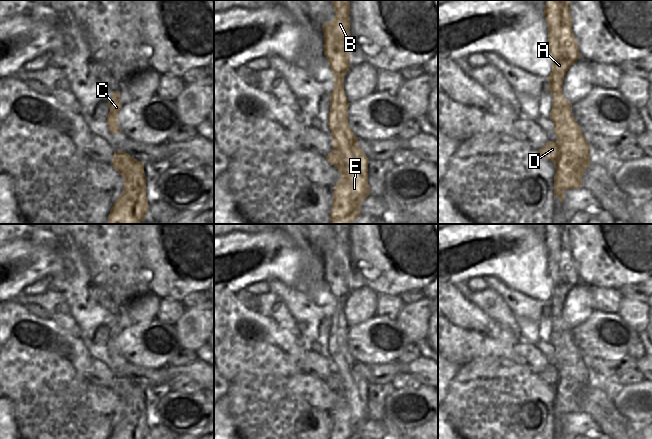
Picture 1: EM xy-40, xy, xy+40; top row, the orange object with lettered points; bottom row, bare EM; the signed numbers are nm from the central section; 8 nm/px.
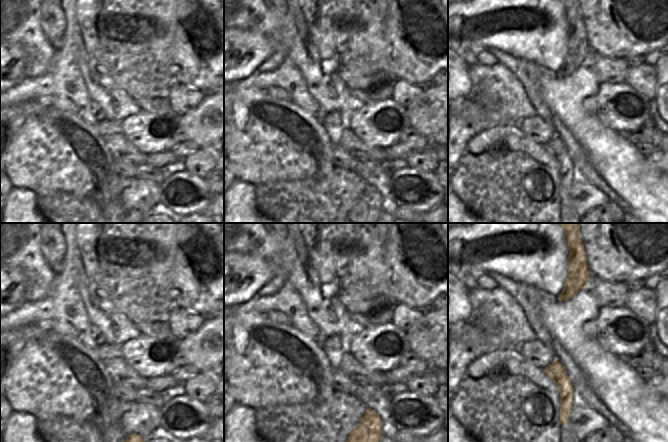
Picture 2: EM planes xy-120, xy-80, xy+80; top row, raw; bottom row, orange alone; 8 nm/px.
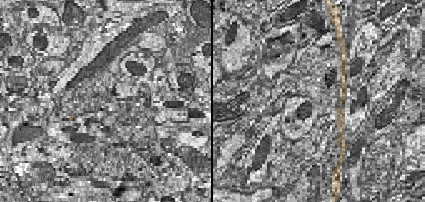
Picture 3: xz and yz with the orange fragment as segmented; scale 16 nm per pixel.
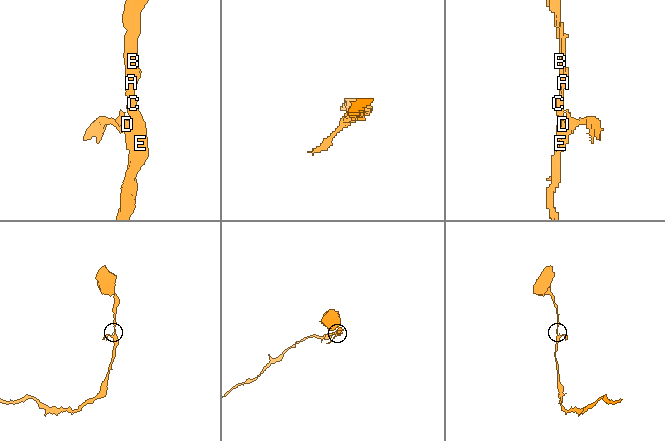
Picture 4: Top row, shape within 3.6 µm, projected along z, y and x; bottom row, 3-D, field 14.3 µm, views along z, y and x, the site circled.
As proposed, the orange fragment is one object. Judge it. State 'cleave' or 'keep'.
keep

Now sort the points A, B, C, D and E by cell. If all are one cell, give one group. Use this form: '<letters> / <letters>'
A B C D E

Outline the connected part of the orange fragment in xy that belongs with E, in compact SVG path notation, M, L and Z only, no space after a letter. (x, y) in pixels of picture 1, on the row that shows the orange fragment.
M332 0L336 16L322 26L324 32L324 54L334 75L334 89L330 93L328 126L332 134L333 151L326 160L340 172L340 180L334 186L330 224L353 224L361 216L360 206L370 195L368 184L368 158L358 146L358 138L348 124L349 102L344 92L344 76L350 68L350 0Z

